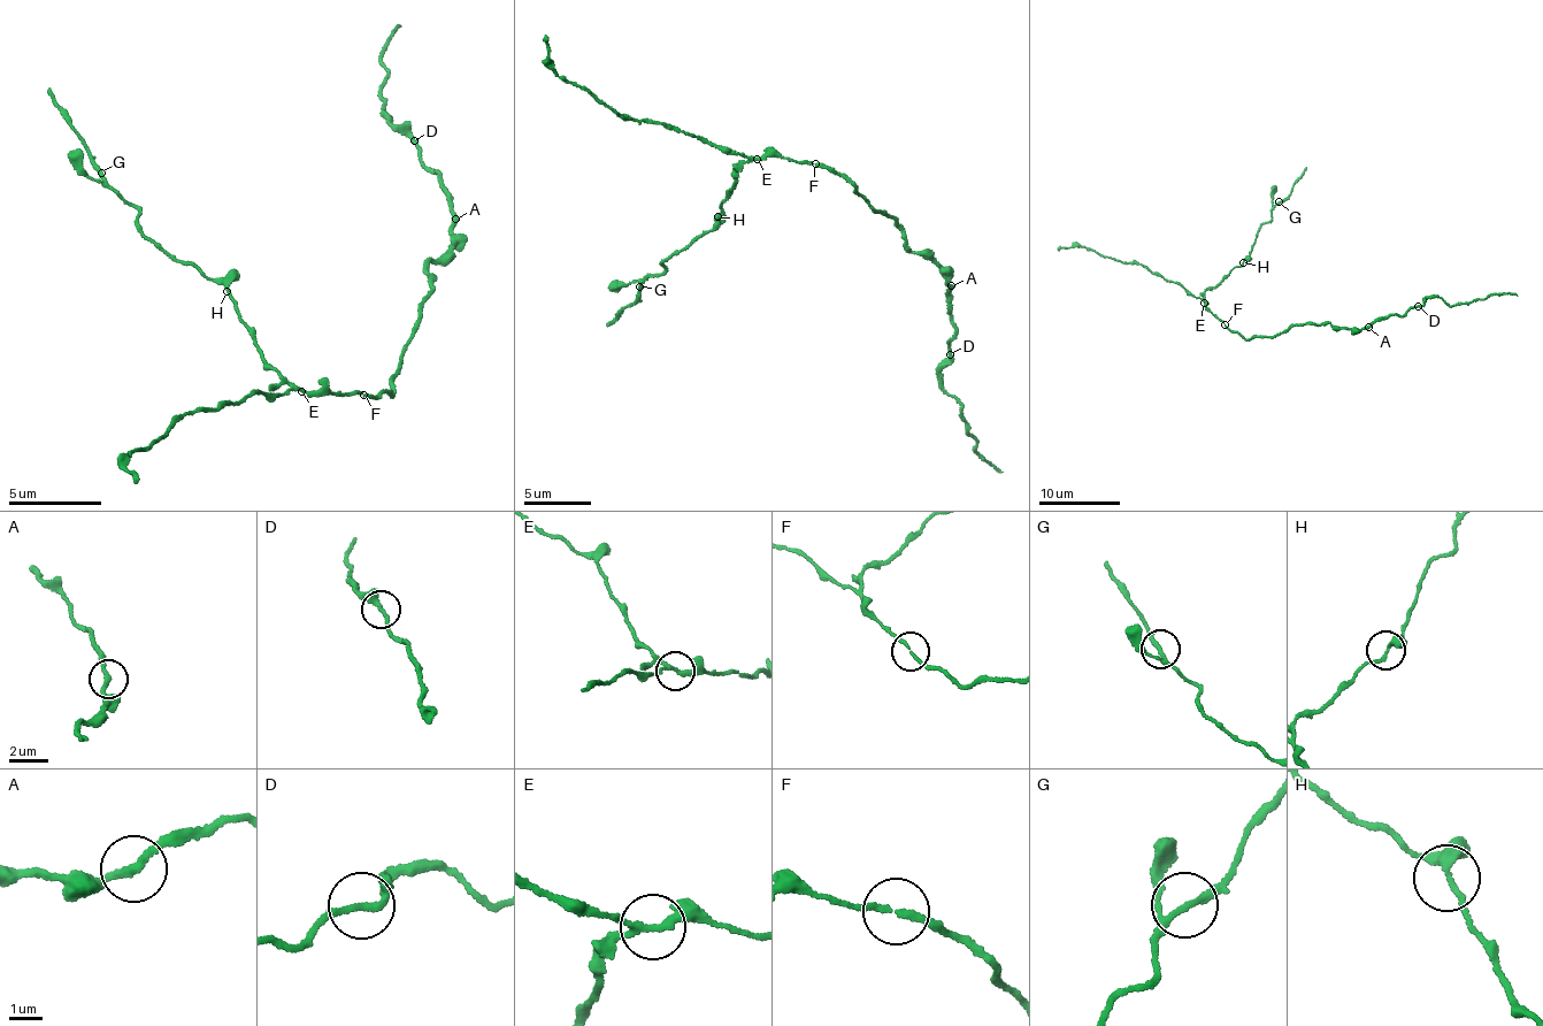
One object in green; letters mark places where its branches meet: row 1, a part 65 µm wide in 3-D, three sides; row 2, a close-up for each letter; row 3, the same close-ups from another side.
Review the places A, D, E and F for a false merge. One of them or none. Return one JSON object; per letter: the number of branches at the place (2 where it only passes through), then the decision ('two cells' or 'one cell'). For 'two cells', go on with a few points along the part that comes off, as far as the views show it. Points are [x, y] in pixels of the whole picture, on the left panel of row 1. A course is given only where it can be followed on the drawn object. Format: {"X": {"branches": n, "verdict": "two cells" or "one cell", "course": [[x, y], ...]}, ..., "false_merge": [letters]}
{"A": {"branches": 2, "verdict": "one cell"}, "D": {"branches": 2, "verdict": "one cell"}, "E": {"branches": 3, "verdict": "two cells", "course": [[302, 392], [262, 359], [220, 282], [137, 227], [137, 209], [106, 184], [84, 137], [48, 86]]}, "F": {"branches": 2, "verdict": "one cell"}, "false_merge": ["E"]}

